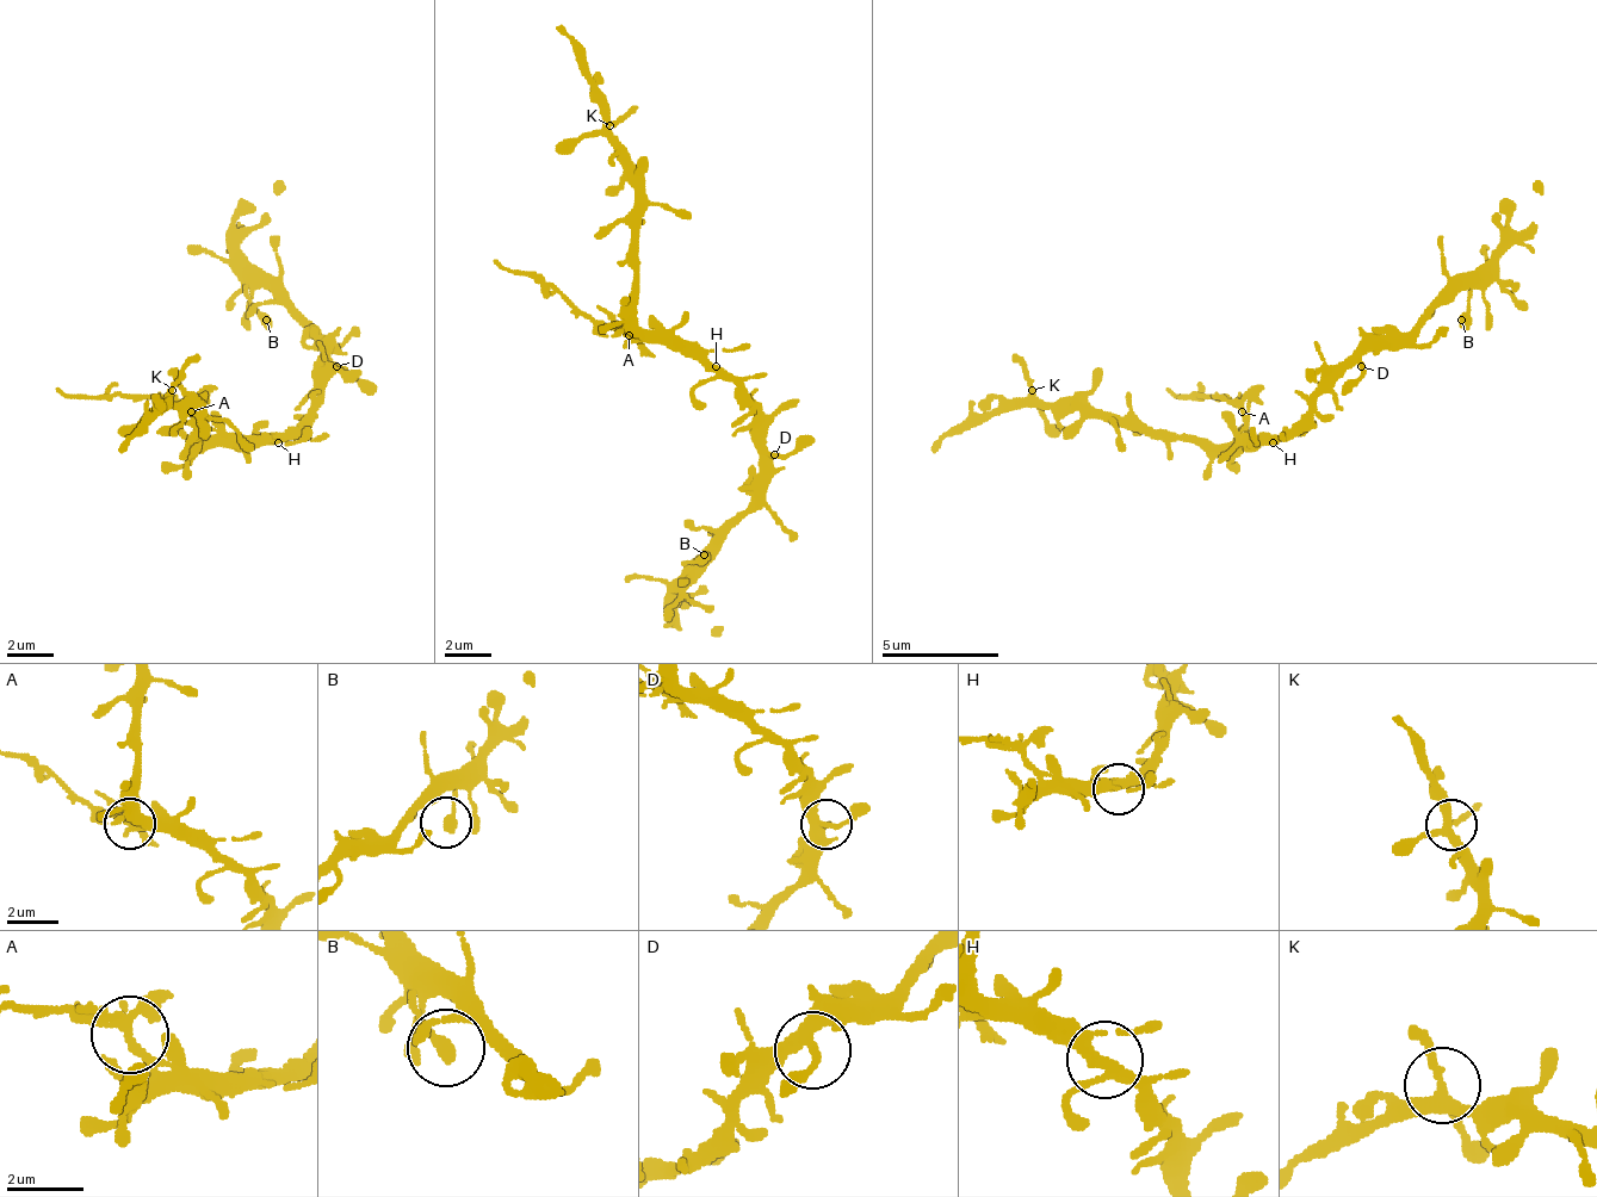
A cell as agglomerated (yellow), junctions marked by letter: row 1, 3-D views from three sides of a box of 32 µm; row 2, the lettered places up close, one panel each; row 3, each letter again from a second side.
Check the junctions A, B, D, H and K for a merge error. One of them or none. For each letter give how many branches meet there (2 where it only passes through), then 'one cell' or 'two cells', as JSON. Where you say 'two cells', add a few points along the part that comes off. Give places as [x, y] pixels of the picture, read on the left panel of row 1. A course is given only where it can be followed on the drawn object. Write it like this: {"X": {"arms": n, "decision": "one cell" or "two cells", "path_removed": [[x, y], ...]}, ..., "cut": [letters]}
{"A": {"arms": 4, "decision": "two cells", "path_removed": [[190, 414], [148, 396], [55, 390]]}, "B": {"arms": 1, "decision": "one cell"}, "D": {"arms": 3, "decision": "one cell"}, "H": {"arms": 4, "decision": "one cell"}, "K": {"arms": 4, "decision": "one cell"}, "cut": ["A"]}

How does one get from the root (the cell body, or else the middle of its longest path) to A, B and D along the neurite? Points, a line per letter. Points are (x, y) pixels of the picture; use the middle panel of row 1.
A: (710, 372), (680, 349), (668, 349), (662, 343), (633, 343), (627, 337)
B: (710, 372), (728, 372), (744, 390), (744, 402), (756, 414), (756, 496), (692, 560), (686, 560), (704, 554)
D: (710, 372), (728, 372), (744, 390), (744, 402), (756, 414), (756, 436), (768, 454), (774, 454)

